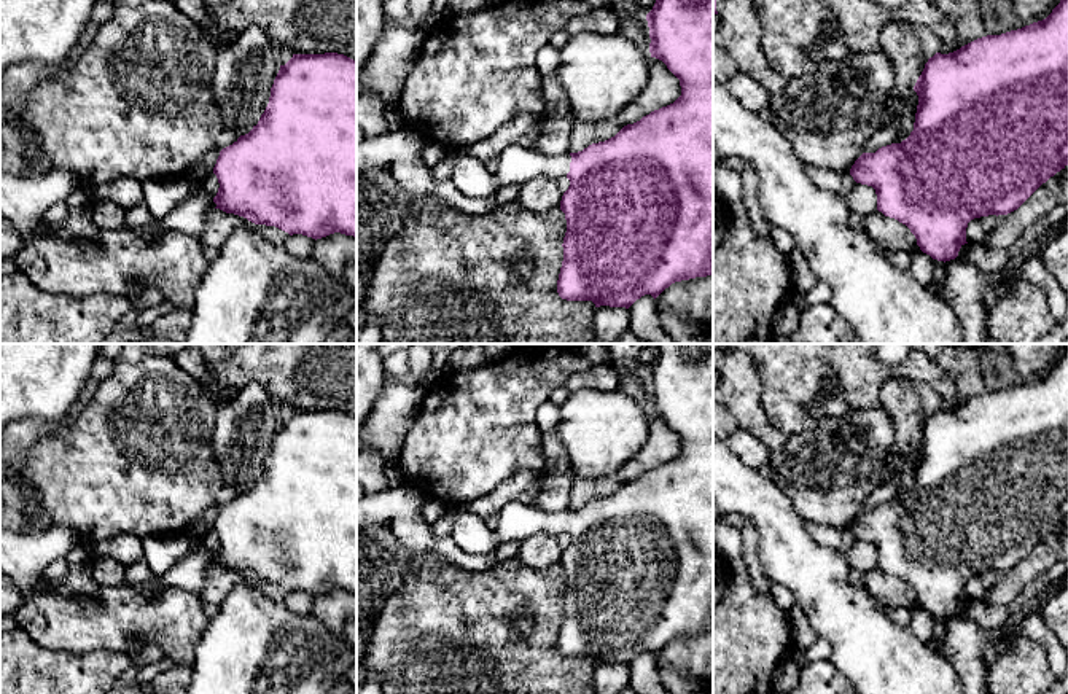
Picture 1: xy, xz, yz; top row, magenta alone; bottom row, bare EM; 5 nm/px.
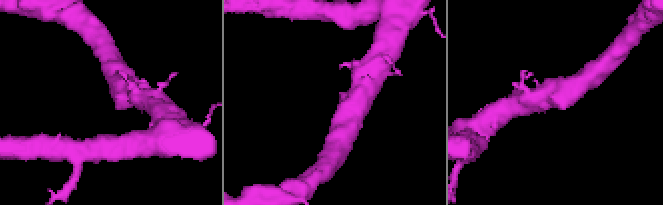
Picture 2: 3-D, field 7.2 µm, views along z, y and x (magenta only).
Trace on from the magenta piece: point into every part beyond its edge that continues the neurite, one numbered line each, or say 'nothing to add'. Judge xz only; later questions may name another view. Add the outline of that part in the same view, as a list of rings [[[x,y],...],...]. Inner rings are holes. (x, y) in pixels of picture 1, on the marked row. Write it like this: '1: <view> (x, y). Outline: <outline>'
1: xz (518, 164). Outline: [[[509,145],[498,156],[498,166],[493,172],[477,158],[462,154],[449,180],[466,197],[489,199],[505,185],[519,186],[536,177],[567,177],[570,162],[570,153],[548,156],[533,146]]]

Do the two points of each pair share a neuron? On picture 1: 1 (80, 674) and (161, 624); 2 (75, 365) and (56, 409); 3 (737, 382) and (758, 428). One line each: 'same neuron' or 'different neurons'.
1: different neurons
2: same neuron
3: same neuron

